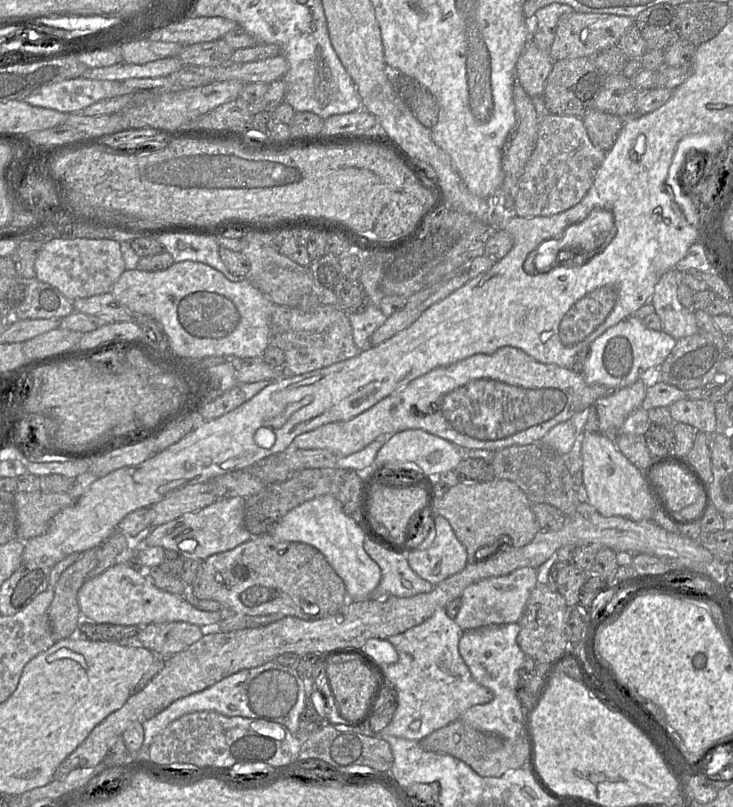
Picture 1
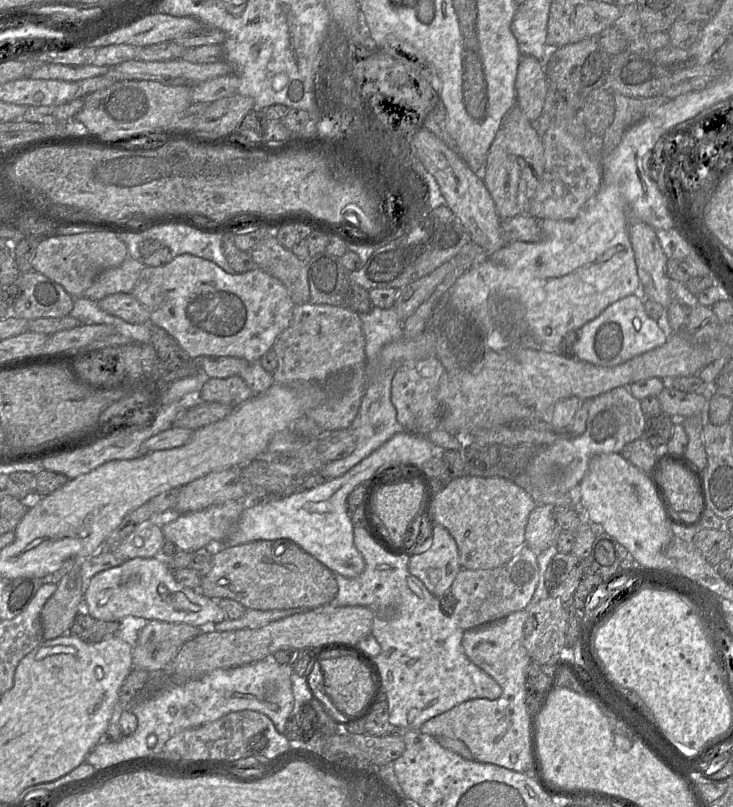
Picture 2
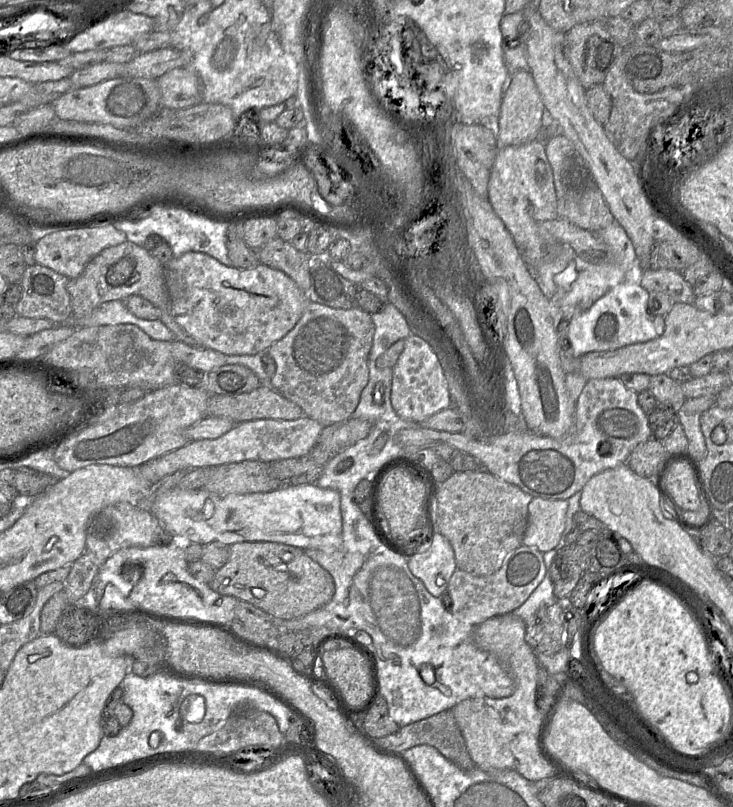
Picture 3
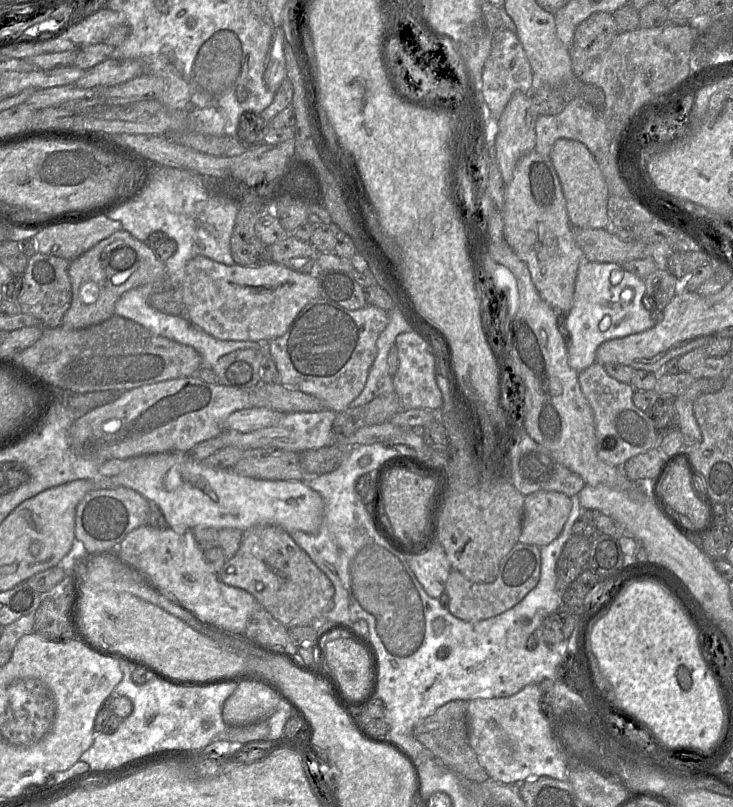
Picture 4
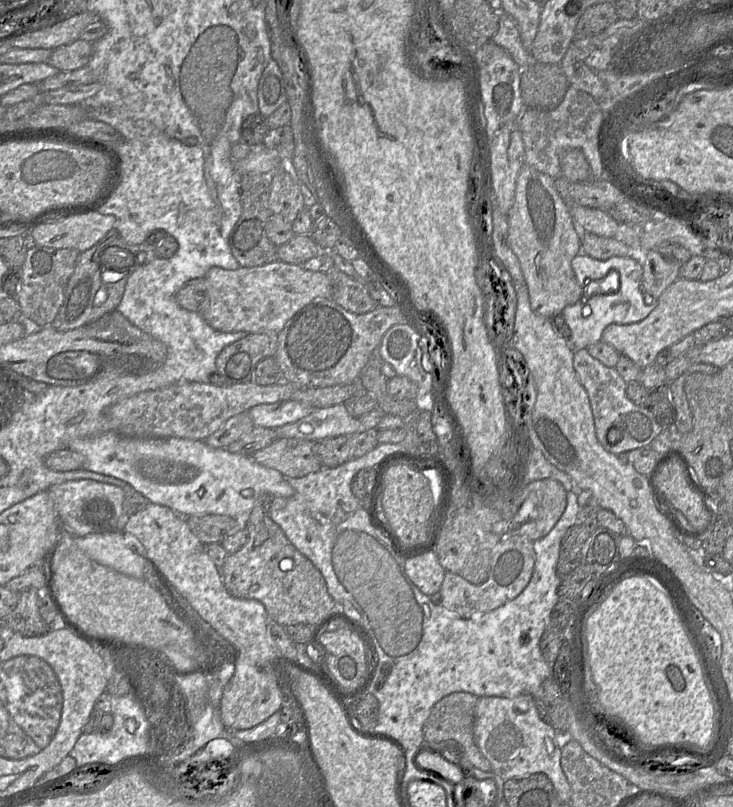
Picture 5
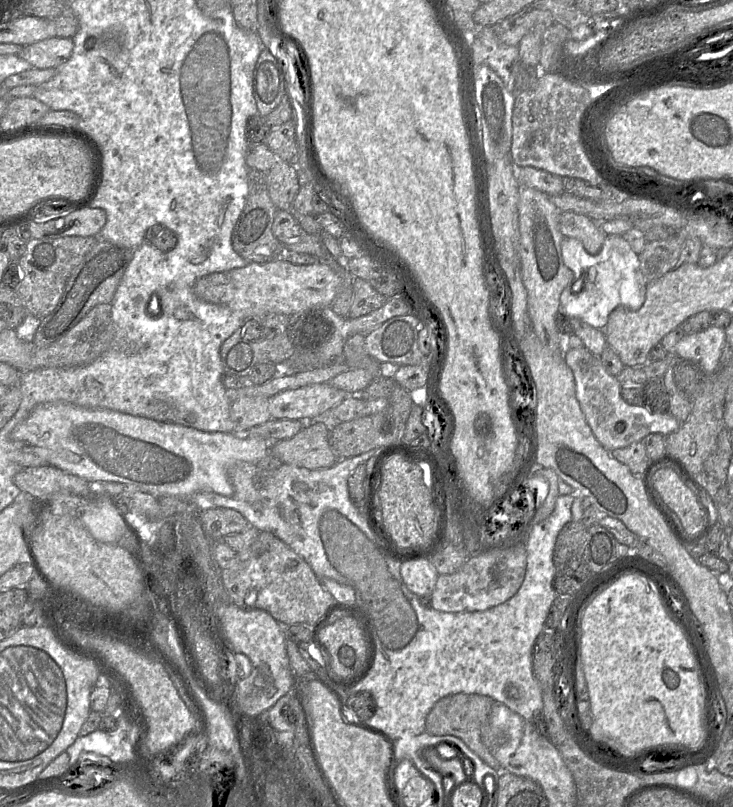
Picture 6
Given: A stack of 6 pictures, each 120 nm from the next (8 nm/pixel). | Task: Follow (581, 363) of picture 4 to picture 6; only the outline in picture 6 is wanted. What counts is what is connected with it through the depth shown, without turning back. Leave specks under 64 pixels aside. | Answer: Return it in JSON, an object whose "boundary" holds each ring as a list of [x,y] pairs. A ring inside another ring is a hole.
{"boundary":[[[607,235],[601,250],[595,255],[589,254],[579,240],[564,237],[561,255],[574,275],[573,281],[560,295],[561,309],[569,318],[579,318],[594,328],[602,329],[616,307],[635,311],[644,304],[647,283],[640,274],[639,255],[622,235]]]}

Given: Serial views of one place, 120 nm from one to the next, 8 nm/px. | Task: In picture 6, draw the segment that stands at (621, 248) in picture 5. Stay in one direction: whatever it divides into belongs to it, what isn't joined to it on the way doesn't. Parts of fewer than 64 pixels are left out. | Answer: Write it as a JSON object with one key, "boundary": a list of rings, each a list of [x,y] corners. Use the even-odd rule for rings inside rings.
{"boundary":[[[561,211],[559,230],[564,237],[579,240],[591,255],[595,255],[601,250],[607,236],[594,220],[572,211]]]}

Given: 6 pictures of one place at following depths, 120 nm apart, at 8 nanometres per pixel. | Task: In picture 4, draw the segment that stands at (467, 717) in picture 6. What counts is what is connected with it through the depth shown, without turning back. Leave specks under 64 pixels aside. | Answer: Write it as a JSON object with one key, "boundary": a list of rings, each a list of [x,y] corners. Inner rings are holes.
{"boundary":[[[452,700],[439,707],[434,714],[421,720],[414,728],[414,737],[430,750],[449,770],[471,782],[482,783],[490,779],[481,766],[468,740],[467,709],[465,700]]]}

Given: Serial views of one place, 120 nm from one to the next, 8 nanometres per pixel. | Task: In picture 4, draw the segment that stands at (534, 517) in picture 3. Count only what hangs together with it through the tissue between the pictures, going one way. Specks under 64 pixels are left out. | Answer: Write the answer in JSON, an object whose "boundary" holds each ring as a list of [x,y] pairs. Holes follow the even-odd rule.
{"boundary":[[[537,491],[525,497],[519,542],[543,547],[562,532],[572,508],[571,498],[561,492]]]}

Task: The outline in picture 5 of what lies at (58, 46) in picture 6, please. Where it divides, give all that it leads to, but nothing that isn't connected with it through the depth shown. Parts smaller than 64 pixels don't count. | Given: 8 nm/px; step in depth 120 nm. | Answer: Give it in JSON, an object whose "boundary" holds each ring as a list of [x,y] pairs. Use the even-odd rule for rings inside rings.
{"boundary":[[[78,39],[52,51],[47,63],[60,71],[73,71],[88,65],[93,55],[93,44]]]}

